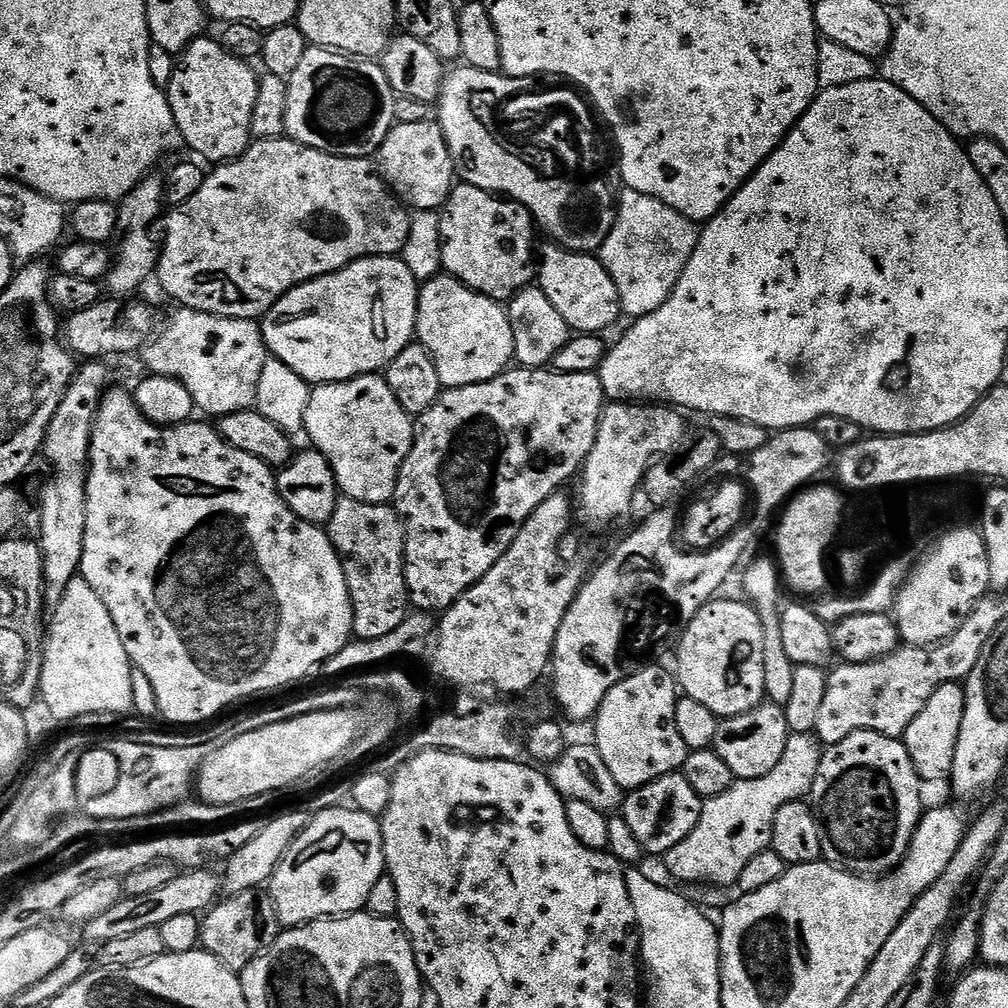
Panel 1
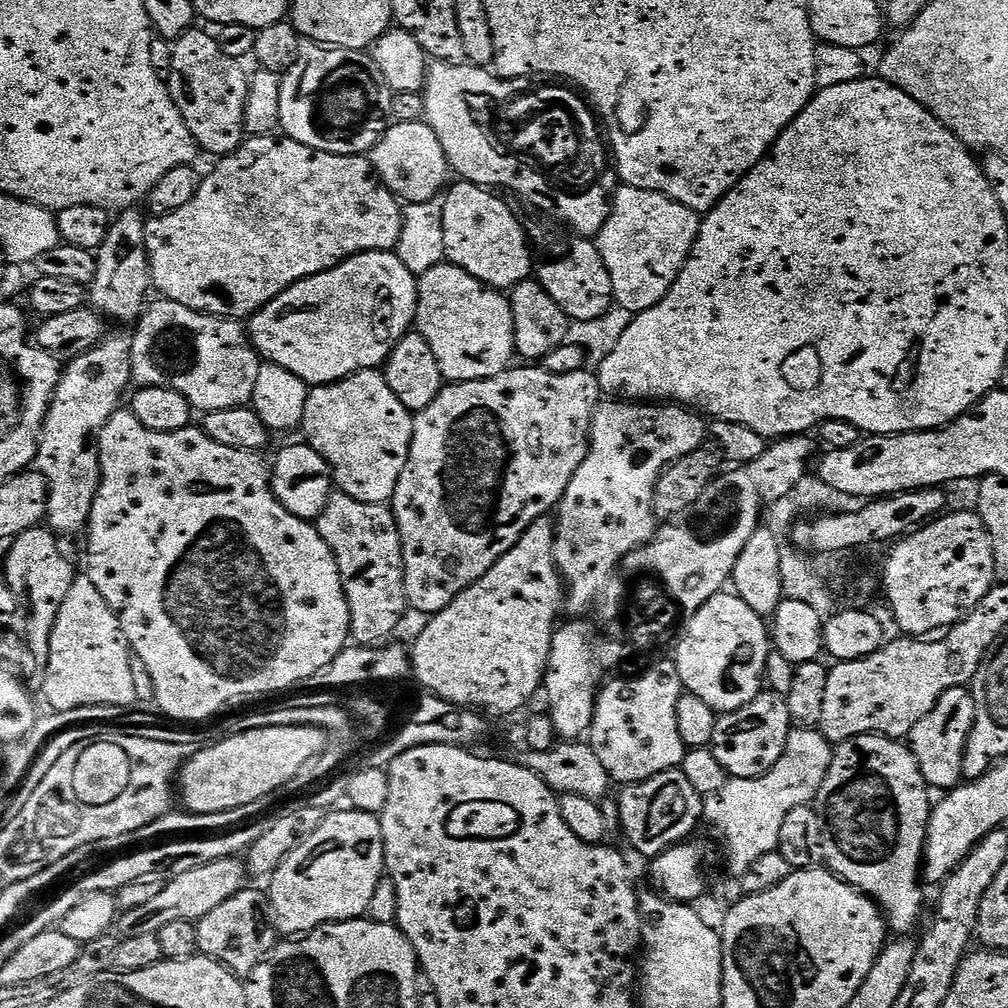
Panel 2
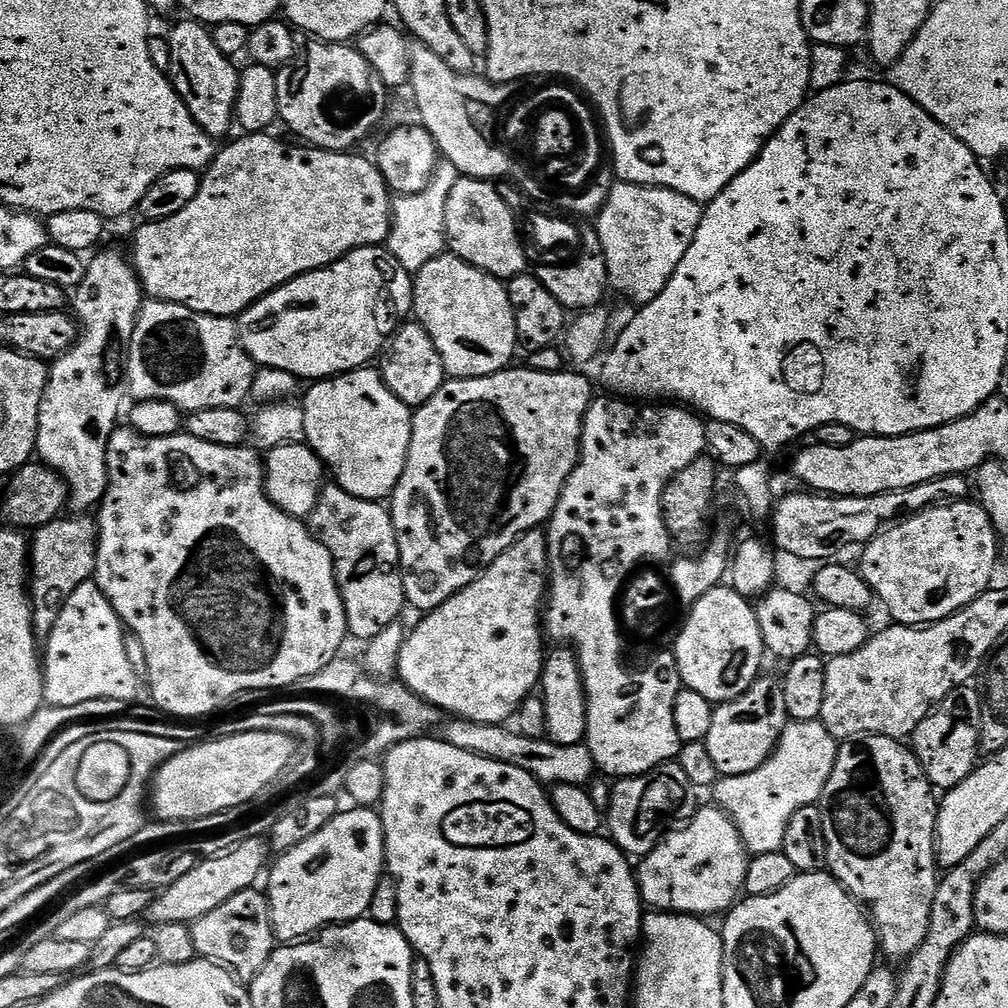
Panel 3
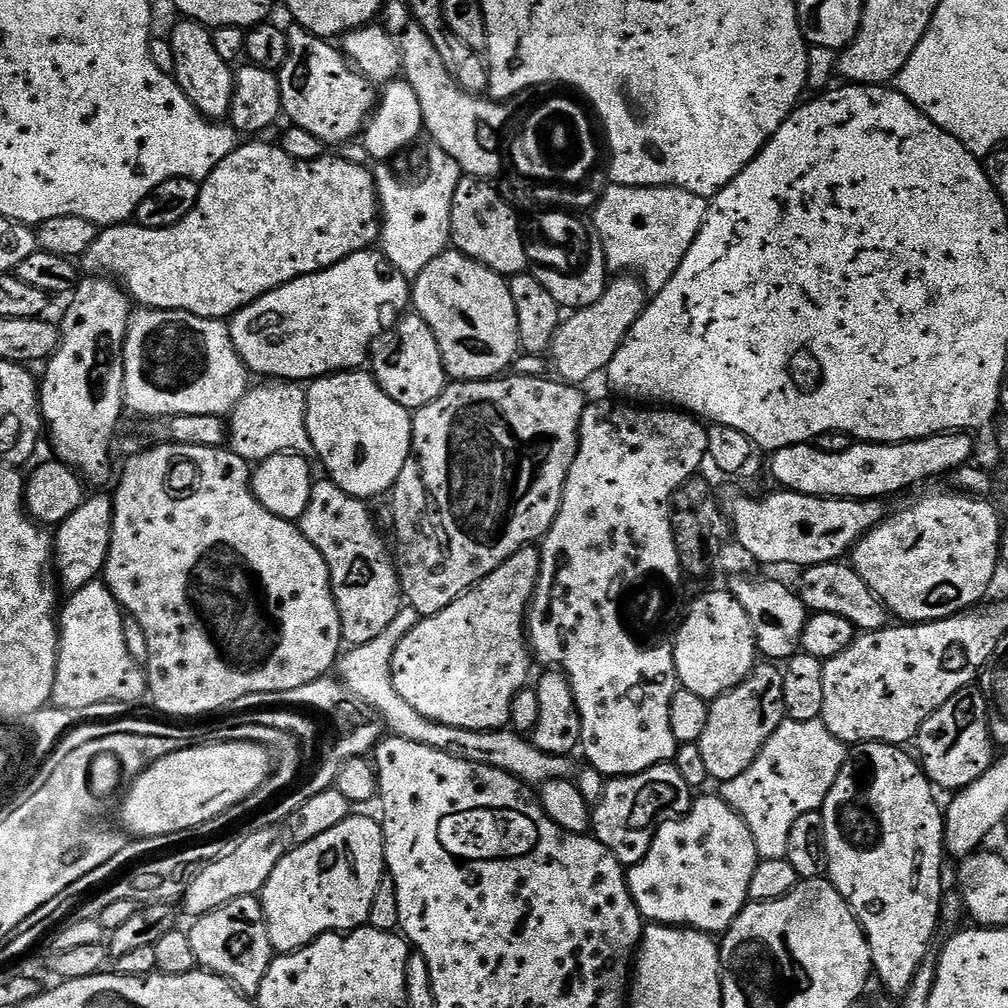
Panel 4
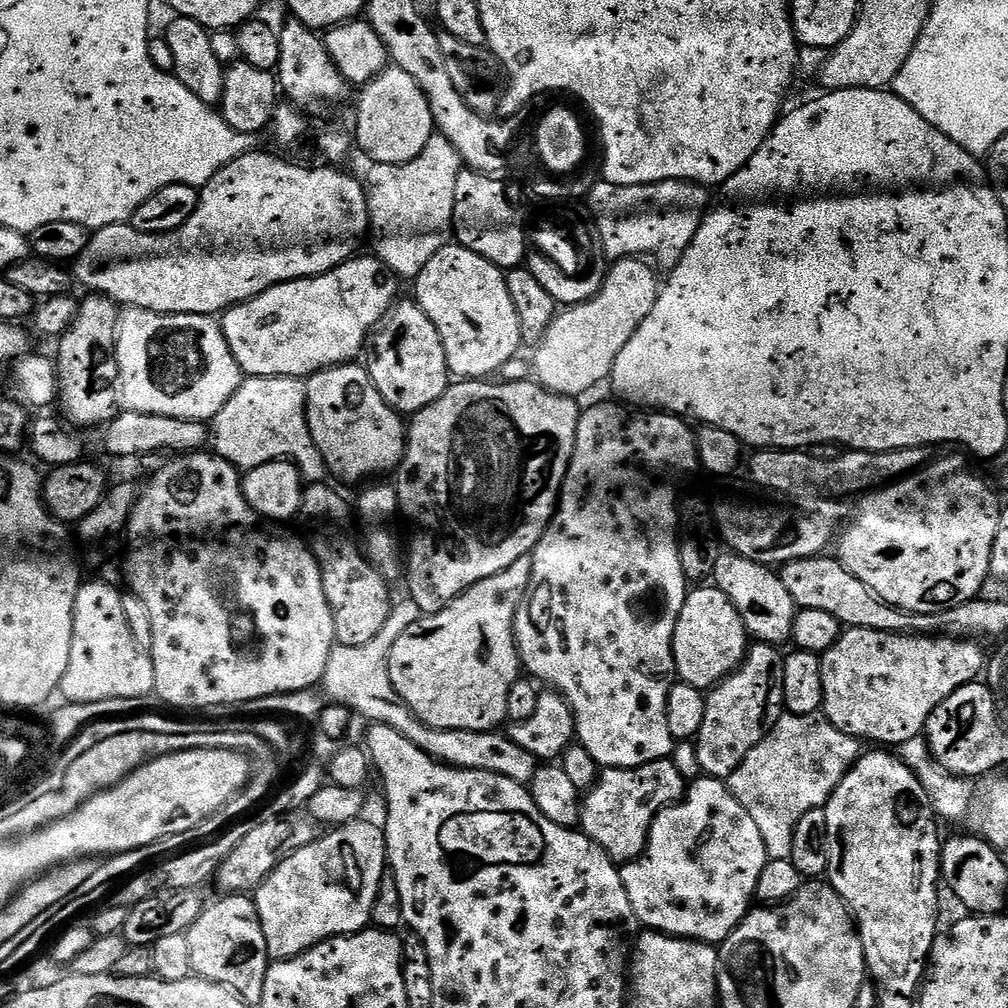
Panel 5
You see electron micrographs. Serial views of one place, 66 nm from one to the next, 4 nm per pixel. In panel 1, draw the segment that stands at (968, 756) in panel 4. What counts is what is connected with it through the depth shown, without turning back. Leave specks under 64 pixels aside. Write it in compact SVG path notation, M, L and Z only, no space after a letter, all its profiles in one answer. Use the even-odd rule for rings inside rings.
M959 683L938 686L938 690L930 694L926 706L922 706L922 714L918 714L918 718L914 718L910 726L906 726L902 739L921 781L947 781L951 777L954 750L958 746L958 732L962 730L965 706L964 690Z

